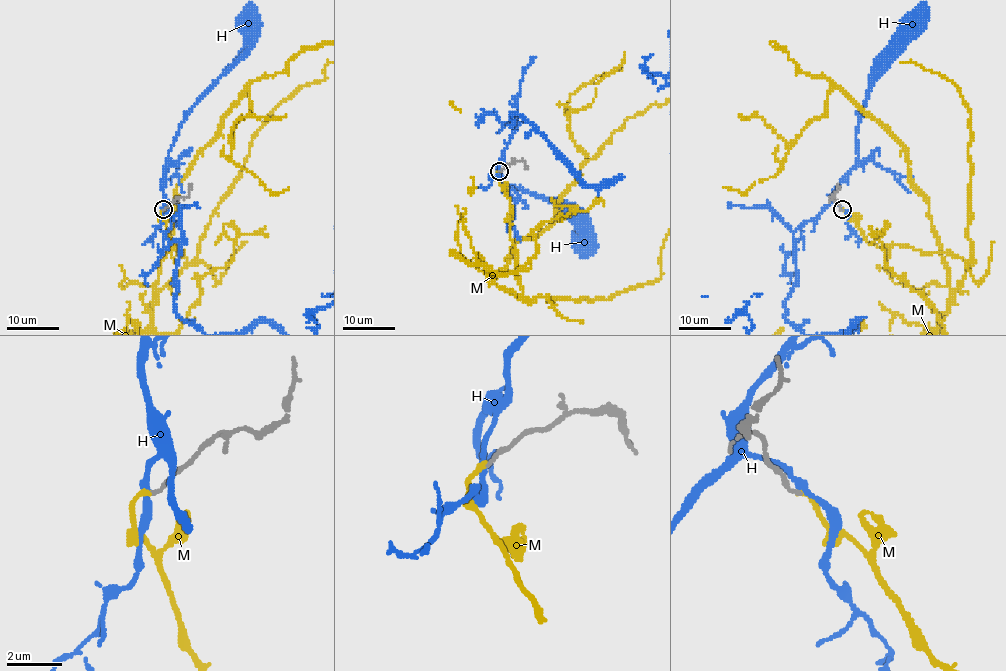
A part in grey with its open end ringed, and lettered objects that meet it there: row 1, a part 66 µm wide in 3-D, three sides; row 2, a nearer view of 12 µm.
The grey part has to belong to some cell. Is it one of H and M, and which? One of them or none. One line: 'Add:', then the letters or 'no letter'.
Add: M

